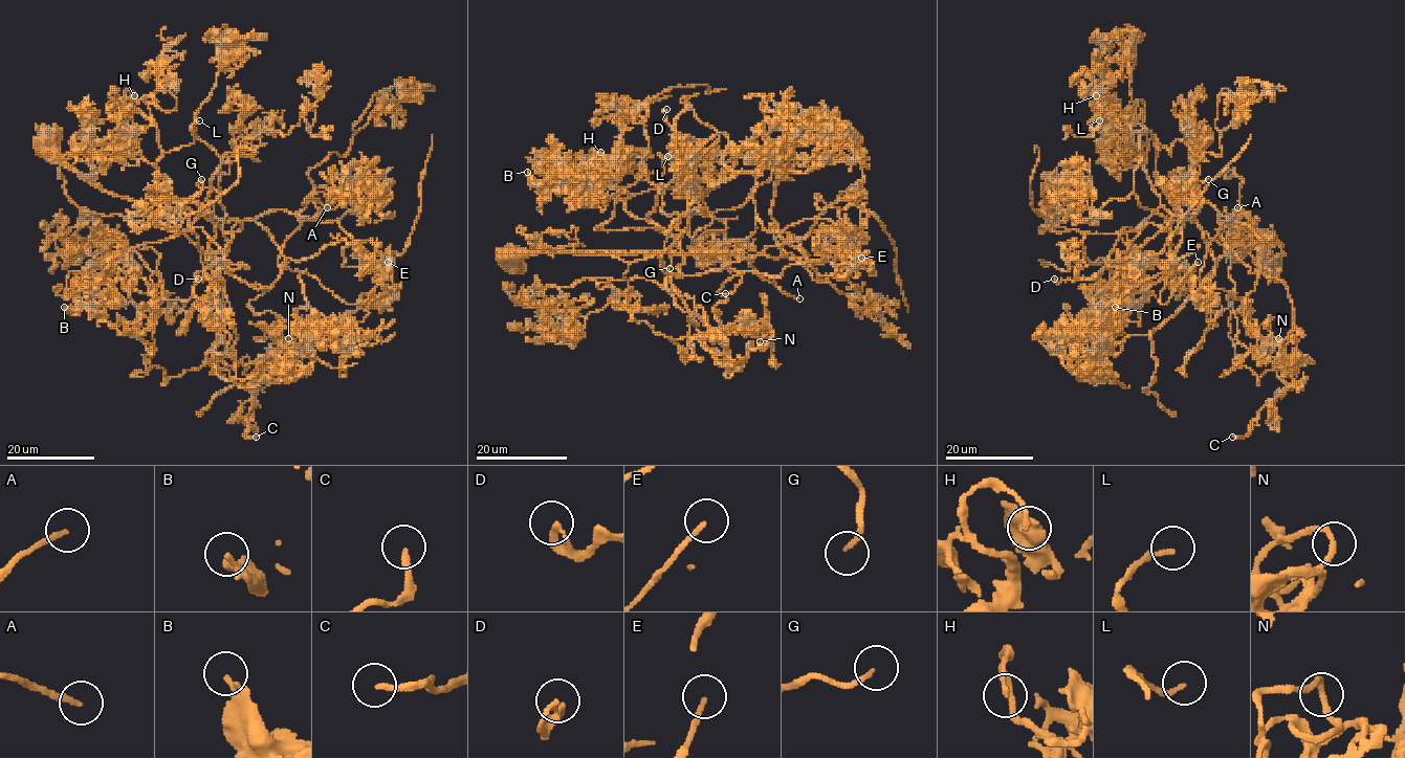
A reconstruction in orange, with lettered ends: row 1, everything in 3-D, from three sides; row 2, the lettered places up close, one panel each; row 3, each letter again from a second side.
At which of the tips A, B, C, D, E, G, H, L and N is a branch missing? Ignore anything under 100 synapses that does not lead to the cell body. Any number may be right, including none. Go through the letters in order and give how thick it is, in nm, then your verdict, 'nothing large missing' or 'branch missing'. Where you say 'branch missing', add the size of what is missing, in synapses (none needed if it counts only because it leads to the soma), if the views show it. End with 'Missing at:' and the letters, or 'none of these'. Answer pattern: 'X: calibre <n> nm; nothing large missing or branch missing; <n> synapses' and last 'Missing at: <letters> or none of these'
A: calibre 170 nm; branch missing; 550 synapses
B: calibre 220 nm; nothing large missing
C: calibre 200 nm; nothing large missing
D: calibre 220 nm; nothing large missing
E: calibre 140 nm; nothing large missing
G: calibre 150 nm; branch missing; 300 synapses
H: calibre 160 nm; nothing large missing
L: calibre 140 nm; branch missing; 300 synapses
N: calibre 190 nm; nothing large missing
Missing at: A, G, L

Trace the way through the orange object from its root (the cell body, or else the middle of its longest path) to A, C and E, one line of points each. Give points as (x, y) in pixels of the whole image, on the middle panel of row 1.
A: (509, 255), (668, 251), (683, 258), (684, 276), (750, 259), (799, 298)
C: (509, 255), (656, 254), (697, 324), (683, 360), (698, 338), (723, 352), (714, 308), (725, 293)
E: (509, 255), (507, 262), (544, 250), (715, 251), (746, 240), (758, 220), (781, 231), (828, 218), (861, 258)

